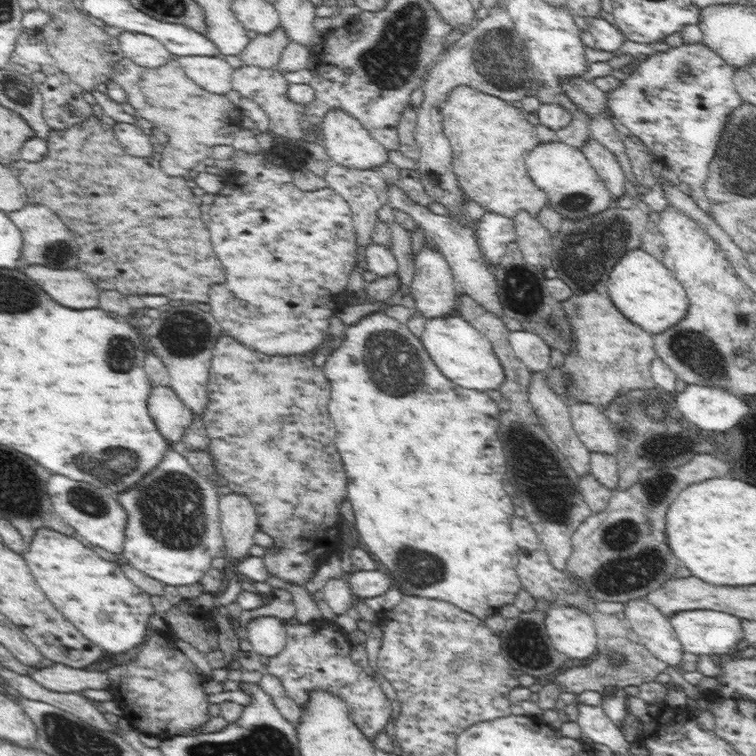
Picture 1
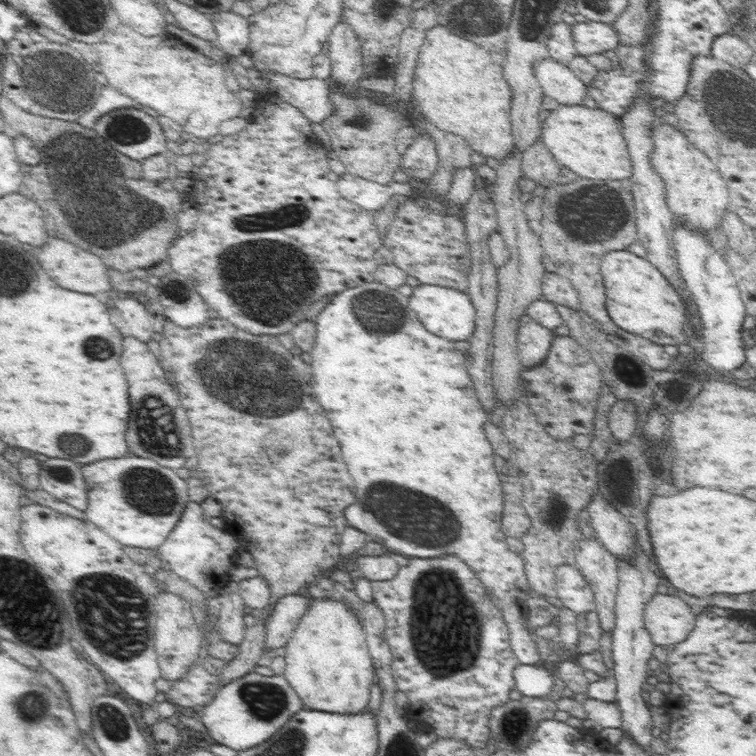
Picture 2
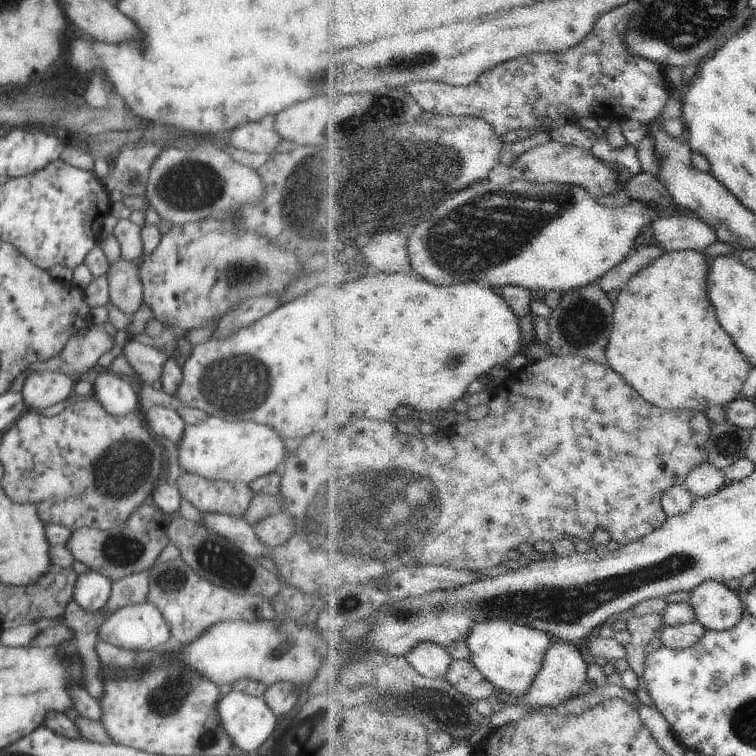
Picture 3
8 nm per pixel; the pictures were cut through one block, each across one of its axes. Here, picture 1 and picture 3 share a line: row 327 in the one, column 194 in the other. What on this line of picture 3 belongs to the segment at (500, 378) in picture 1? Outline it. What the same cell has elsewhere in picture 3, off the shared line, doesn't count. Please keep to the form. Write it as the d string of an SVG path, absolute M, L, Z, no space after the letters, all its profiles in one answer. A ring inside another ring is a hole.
M210 414L204 422L184 428L182 440L172 447L178 452L178 463L184 472L206 480L243 482L249 485L260 476L280 471L288 458L288 448L278 434L262 424L248 420L226 420Z

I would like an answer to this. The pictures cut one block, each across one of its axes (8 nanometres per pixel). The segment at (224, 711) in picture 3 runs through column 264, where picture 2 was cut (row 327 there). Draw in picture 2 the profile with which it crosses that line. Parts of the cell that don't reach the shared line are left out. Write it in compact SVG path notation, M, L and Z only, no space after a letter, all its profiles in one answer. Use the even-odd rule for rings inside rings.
M682 224L674 228L674 248L680 274L694 296L693 300L701 319L700 335L697 336L702 342L701 358L706 364L714 366L718 372L728 374L746 364L747 347L742 341L742 326L748 311L736 283L735 274L732 274L730 264L724 262L718 250L700 232L688 230Z

